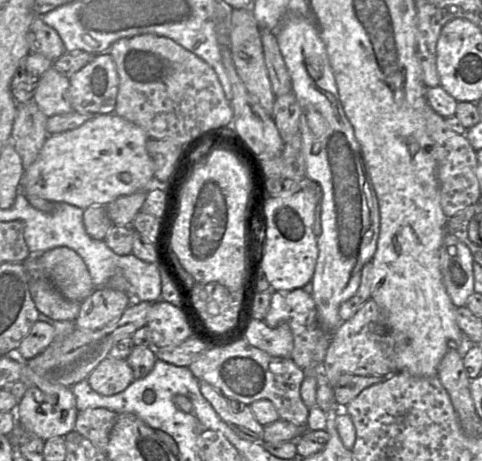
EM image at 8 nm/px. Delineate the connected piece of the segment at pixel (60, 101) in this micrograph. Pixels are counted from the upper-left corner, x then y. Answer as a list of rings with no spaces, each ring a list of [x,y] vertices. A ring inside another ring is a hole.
[[[51,66],[42,74],[33,100],[47,117],[70,113],[69,85],[69,79]]]

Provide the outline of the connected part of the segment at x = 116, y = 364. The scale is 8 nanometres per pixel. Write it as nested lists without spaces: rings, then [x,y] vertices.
[[[106,357],[86,380],[98,394],[111,396],[124,391],[134,381],[134,377],[126,360]]]

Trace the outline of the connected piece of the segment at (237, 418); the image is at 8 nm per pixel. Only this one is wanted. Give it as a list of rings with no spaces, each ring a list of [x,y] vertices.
[[[199,381],[203,397],[220,419],[241,439],[264,444],[263,426],[256,420],[249,405],[229,399],[206,382]]]

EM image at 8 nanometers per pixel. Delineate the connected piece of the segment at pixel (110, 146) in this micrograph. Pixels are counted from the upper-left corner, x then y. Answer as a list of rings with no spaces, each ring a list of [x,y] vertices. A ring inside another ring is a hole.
[[[115,113],[96,115],[73,130],[48,135],[36,160],[25,169],[19,191],[85,210],[148,189],[154,179],[154,162],[146,149],[148,138],[142,128]]]

